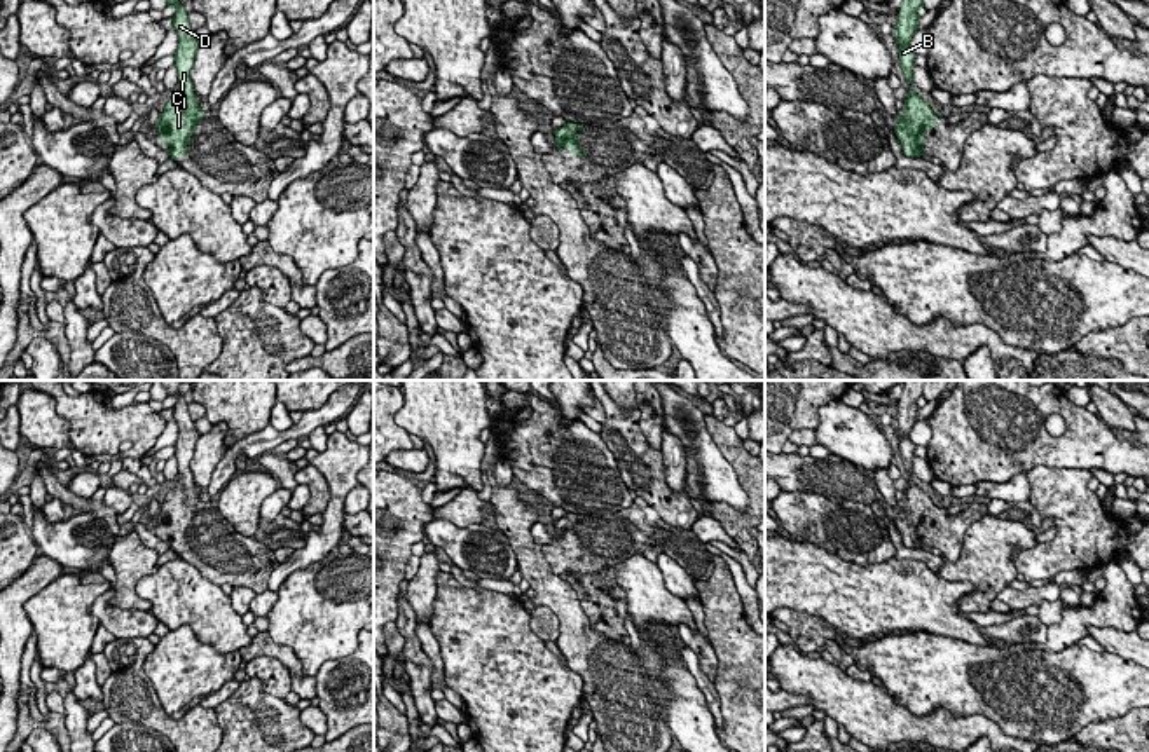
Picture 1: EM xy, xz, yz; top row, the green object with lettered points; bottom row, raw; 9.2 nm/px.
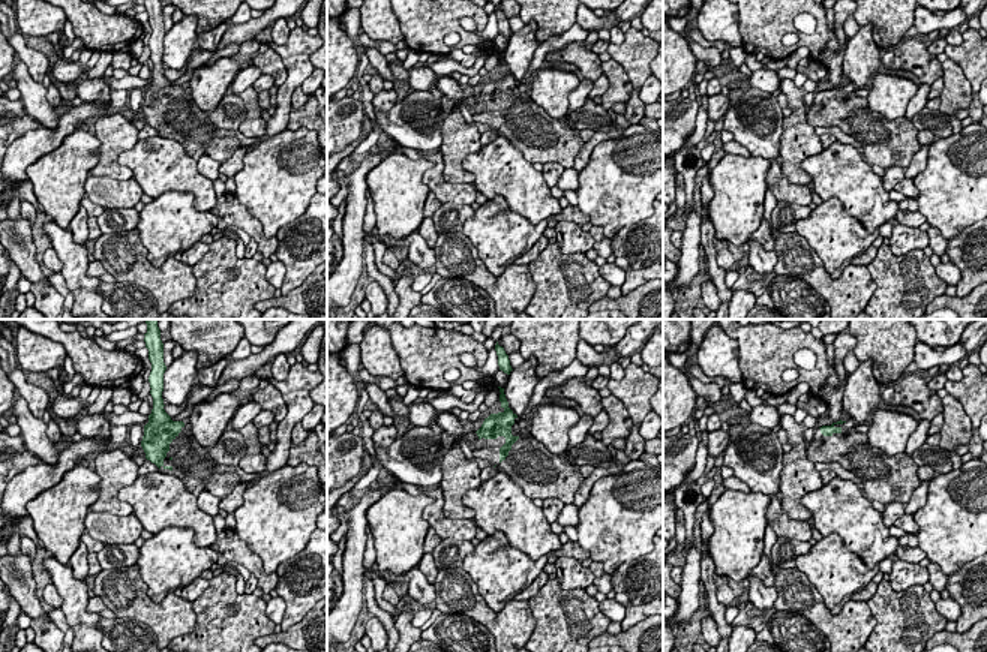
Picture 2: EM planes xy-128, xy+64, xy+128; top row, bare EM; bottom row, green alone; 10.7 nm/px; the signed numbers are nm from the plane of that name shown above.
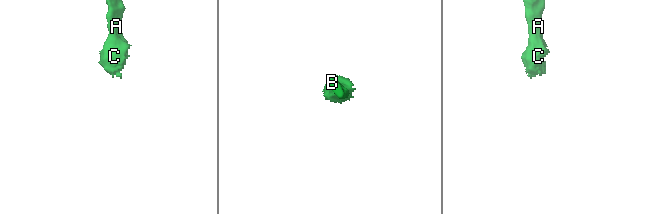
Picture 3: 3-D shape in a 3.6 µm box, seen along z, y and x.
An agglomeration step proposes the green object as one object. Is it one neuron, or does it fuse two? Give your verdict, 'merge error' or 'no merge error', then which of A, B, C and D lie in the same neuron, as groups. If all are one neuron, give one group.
no merge error; A B C D

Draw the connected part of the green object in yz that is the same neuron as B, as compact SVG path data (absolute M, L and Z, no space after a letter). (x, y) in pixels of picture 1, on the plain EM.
M905 380L903 394L896 414L896 429L899 431L899 454L905 469L912 475L905 490L905 501L898 508L894 523L901 534L906 548L920 548L924 541L924 523L938 515L938 506L931 501L927 490L922 490L913 482L912 461L915 457L915 443L910 440L910 431L917 424L919 403L924 396L924 386L927 380Z

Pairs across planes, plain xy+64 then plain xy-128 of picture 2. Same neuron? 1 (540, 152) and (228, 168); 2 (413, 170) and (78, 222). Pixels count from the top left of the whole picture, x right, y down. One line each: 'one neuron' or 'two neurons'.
1: two neurons
2: two neurons

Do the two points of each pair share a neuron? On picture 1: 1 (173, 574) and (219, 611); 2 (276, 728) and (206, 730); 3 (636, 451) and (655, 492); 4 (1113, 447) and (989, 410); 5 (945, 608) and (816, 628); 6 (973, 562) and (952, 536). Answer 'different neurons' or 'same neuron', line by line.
1: same neuron
2: different neurons
3: same neuron
4: same neuron
5: different neurons
6: different neurons

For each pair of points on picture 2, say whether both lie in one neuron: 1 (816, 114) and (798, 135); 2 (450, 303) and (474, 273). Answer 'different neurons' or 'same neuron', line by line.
1: different neurons
2: different neurons

